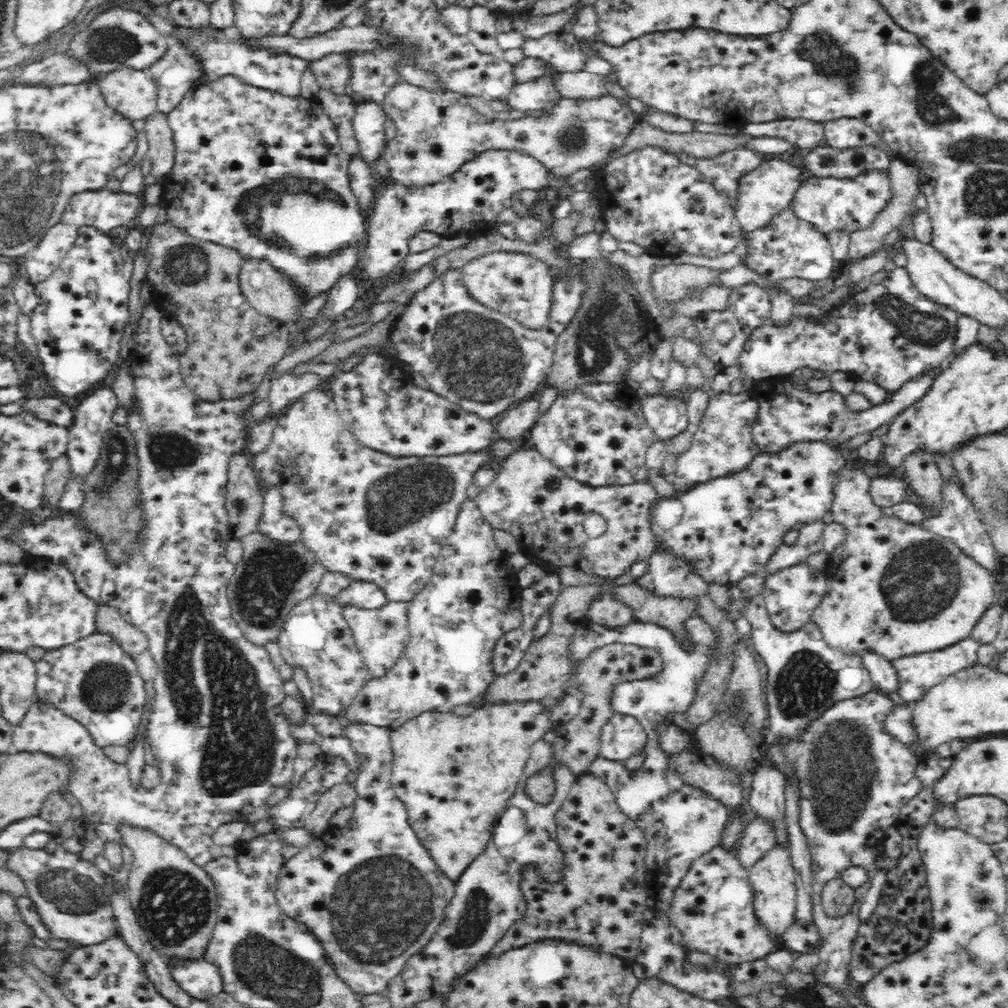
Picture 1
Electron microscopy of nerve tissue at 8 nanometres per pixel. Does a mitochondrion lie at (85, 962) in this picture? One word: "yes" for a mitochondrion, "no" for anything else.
no

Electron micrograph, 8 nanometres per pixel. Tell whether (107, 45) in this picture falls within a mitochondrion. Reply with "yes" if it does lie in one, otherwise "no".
yes

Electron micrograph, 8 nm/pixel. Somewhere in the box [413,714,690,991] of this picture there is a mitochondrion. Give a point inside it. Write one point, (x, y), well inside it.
(474, 922)

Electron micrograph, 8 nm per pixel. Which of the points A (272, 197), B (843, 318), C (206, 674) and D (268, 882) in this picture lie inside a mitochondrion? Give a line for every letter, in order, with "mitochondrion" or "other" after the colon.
A: mitochondrion
B: other
C: mitochondrion
D: other

